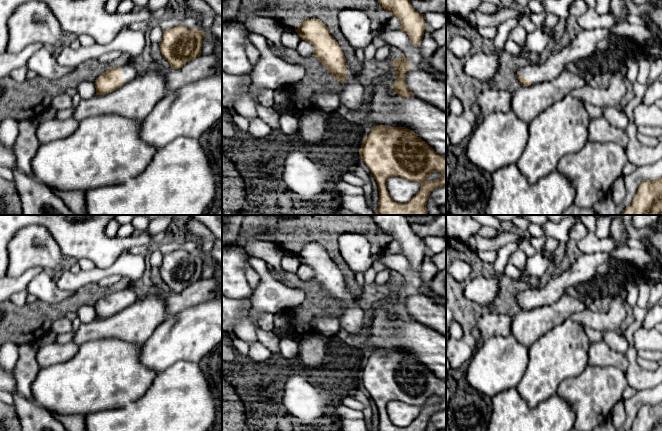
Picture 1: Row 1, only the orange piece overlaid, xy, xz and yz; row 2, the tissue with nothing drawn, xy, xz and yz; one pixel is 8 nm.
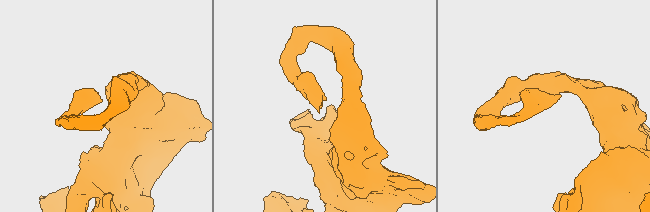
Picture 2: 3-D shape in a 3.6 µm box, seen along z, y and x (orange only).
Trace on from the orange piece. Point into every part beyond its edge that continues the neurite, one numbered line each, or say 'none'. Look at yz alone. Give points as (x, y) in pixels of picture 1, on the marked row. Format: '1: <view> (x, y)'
1: yz (585, 44)

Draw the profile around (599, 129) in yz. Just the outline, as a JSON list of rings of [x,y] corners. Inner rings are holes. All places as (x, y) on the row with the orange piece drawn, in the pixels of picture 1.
[[[604,117],[590,118],[587,139],[589,142],[616,143],[624,148],[629,142],[626,131],[612,126]]]

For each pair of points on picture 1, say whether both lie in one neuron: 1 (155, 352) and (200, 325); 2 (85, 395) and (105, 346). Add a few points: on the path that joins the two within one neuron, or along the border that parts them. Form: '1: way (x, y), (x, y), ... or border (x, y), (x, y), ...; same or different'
1: way (166, 346), (179, 337), (189, 335); same
2: way (92, 383), (105, 370), (105, 358); same

